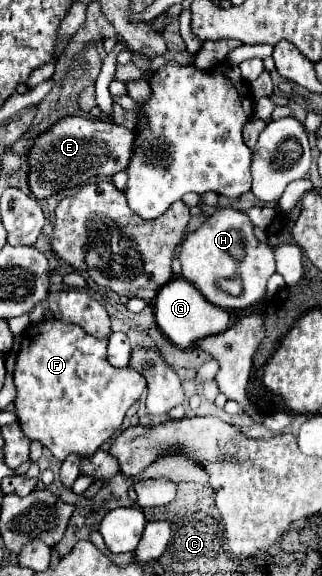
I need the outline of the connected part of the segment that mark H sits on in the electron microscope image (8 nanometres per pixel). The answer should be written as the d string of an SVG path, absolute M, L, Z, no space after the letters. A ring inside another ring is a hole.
M233 207L217 209L195 233L187 235L179 249L179 261L183 267L183 277L209 303L221 309L245 309L261 301L267 293L267 279L275 273L273 249L255 237L251 219ZM227 279L237 279L241 291L229 293L227 287L223 287Z

